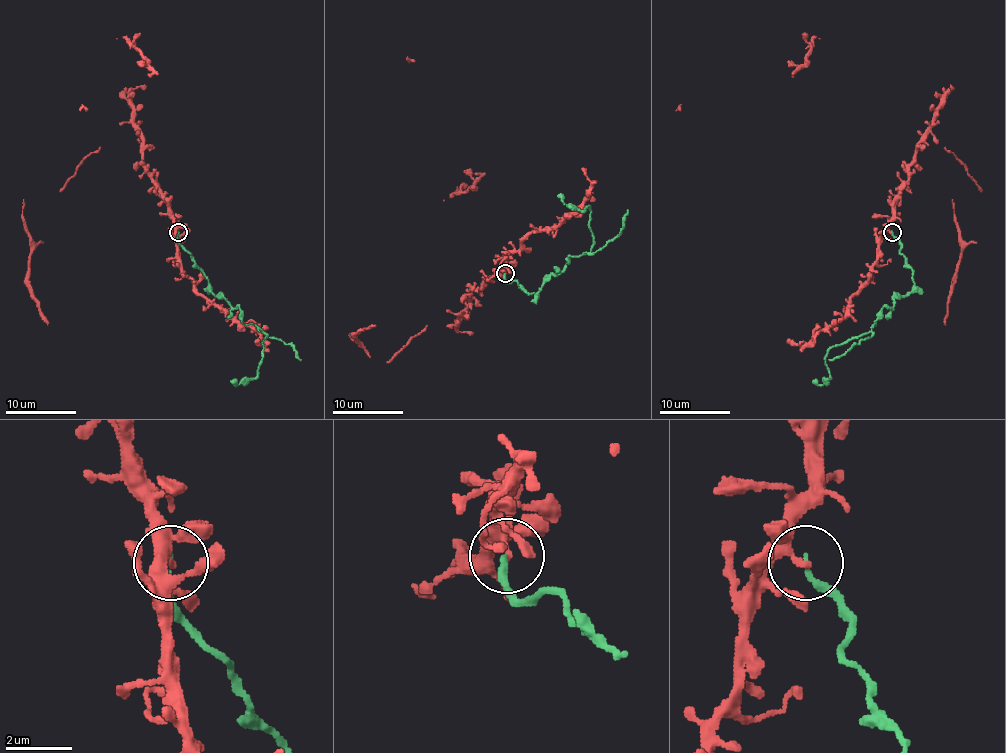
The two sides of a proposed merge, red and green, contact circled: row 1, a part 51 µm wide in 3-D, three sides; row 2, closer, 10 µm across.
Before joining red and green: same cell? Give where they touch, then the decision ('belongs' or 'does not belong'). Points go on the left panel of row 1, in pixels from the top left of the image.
(178, 232) | does not belong

